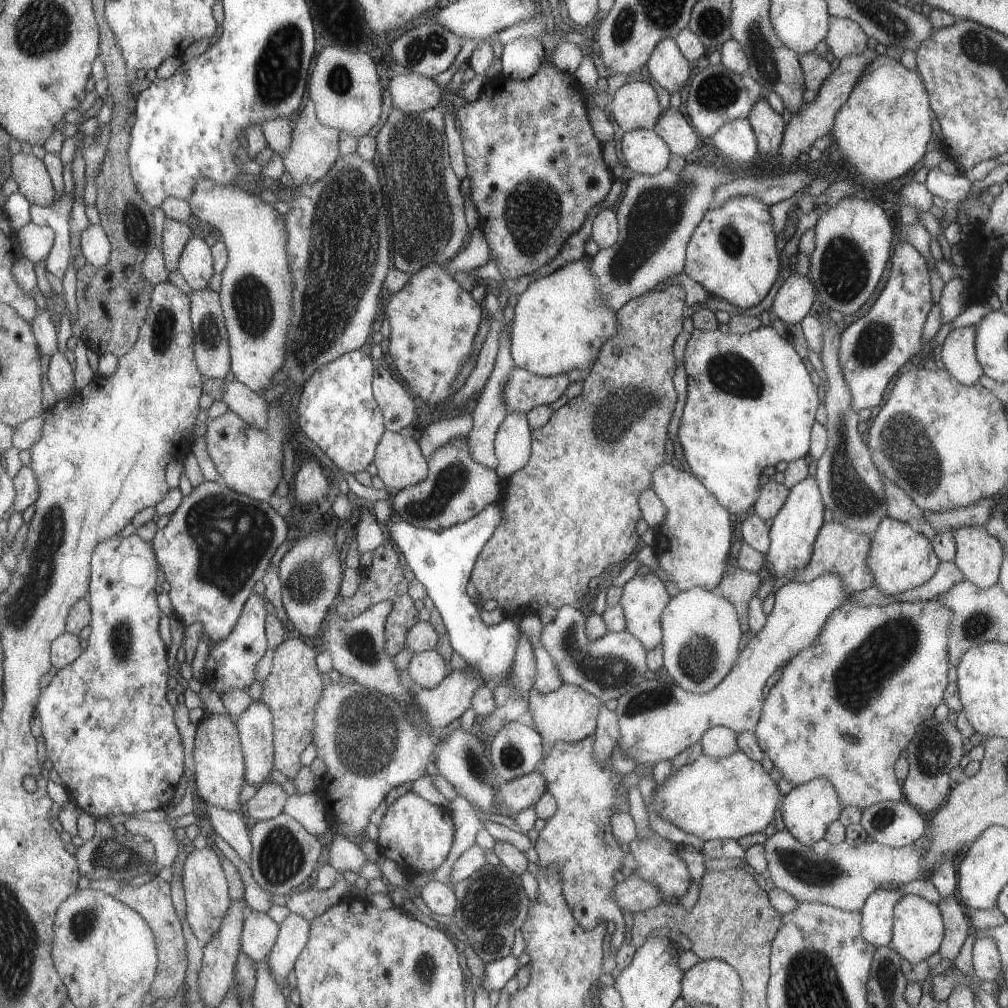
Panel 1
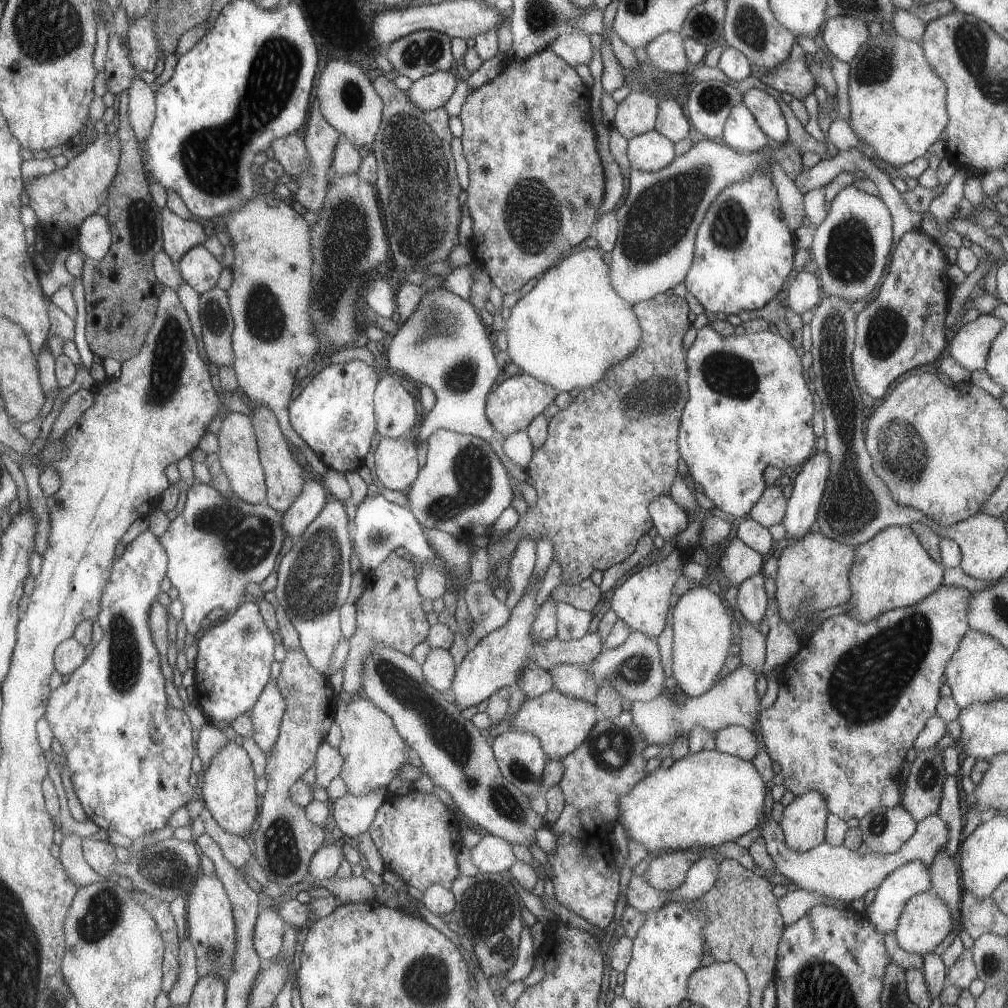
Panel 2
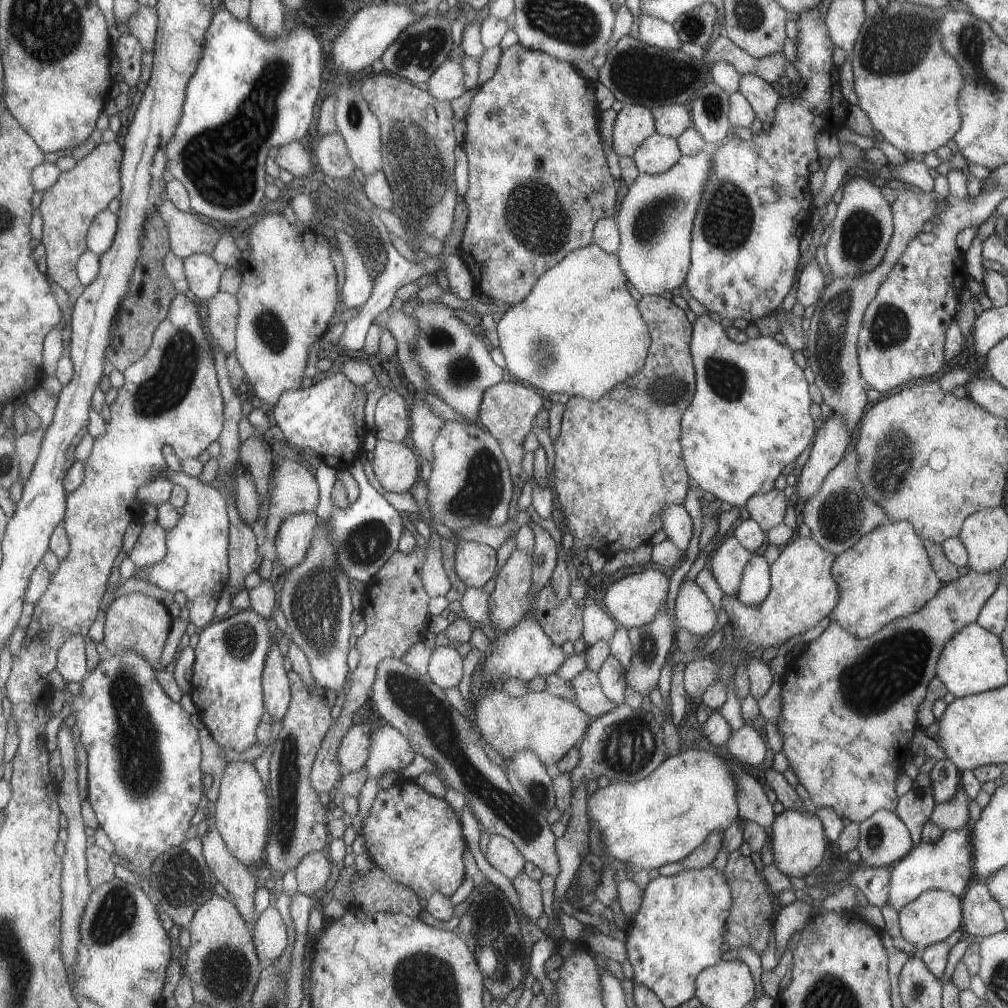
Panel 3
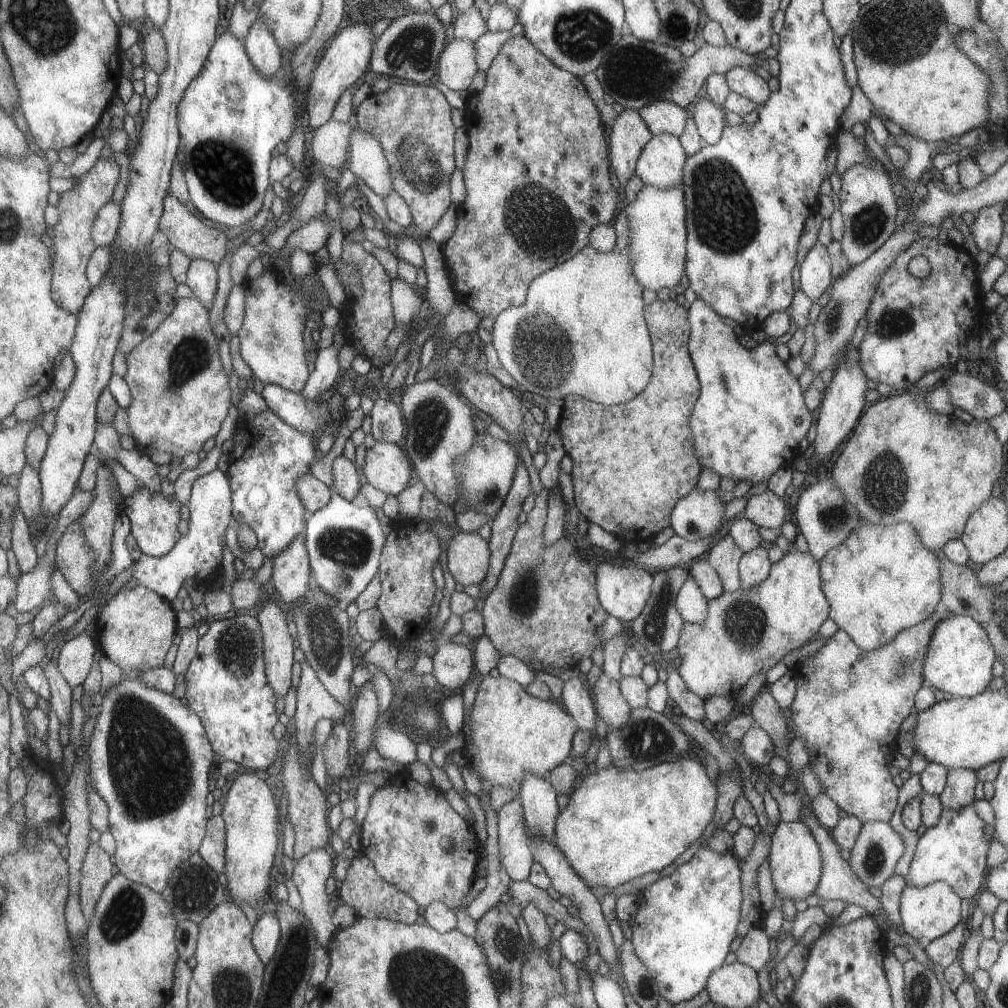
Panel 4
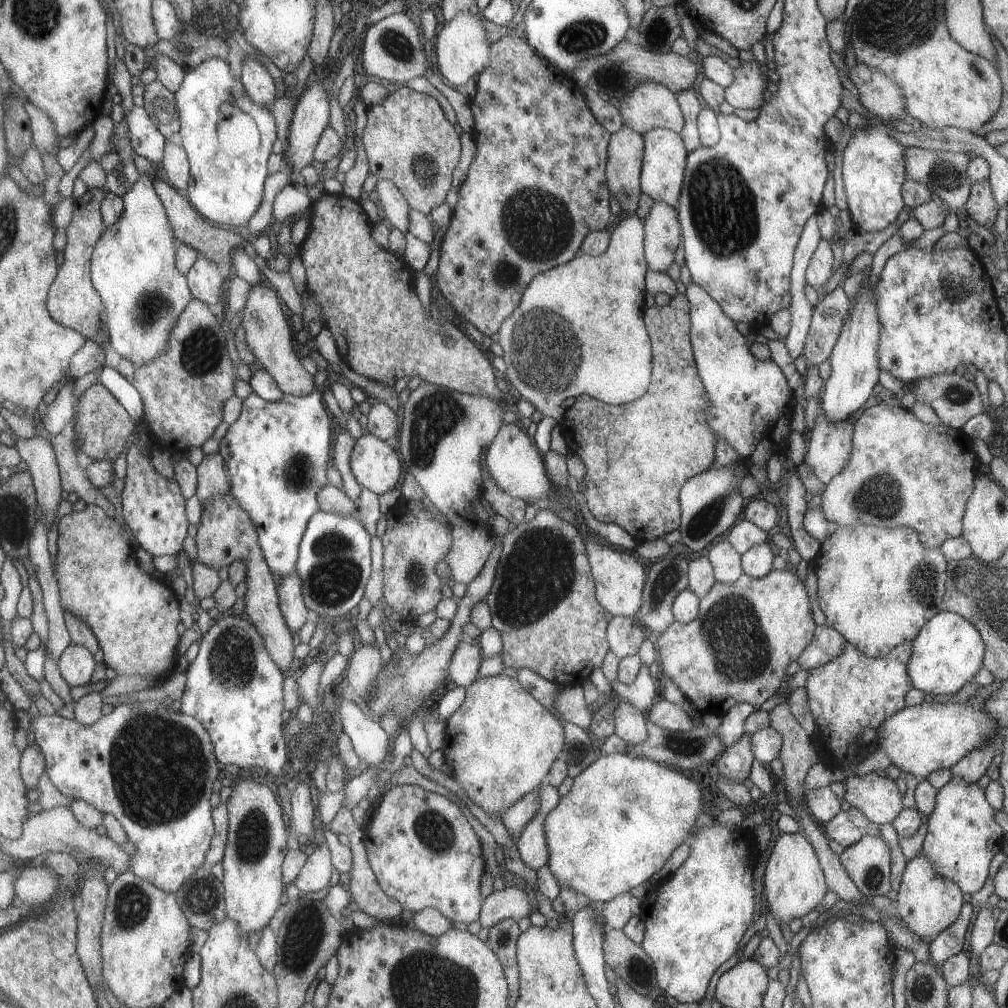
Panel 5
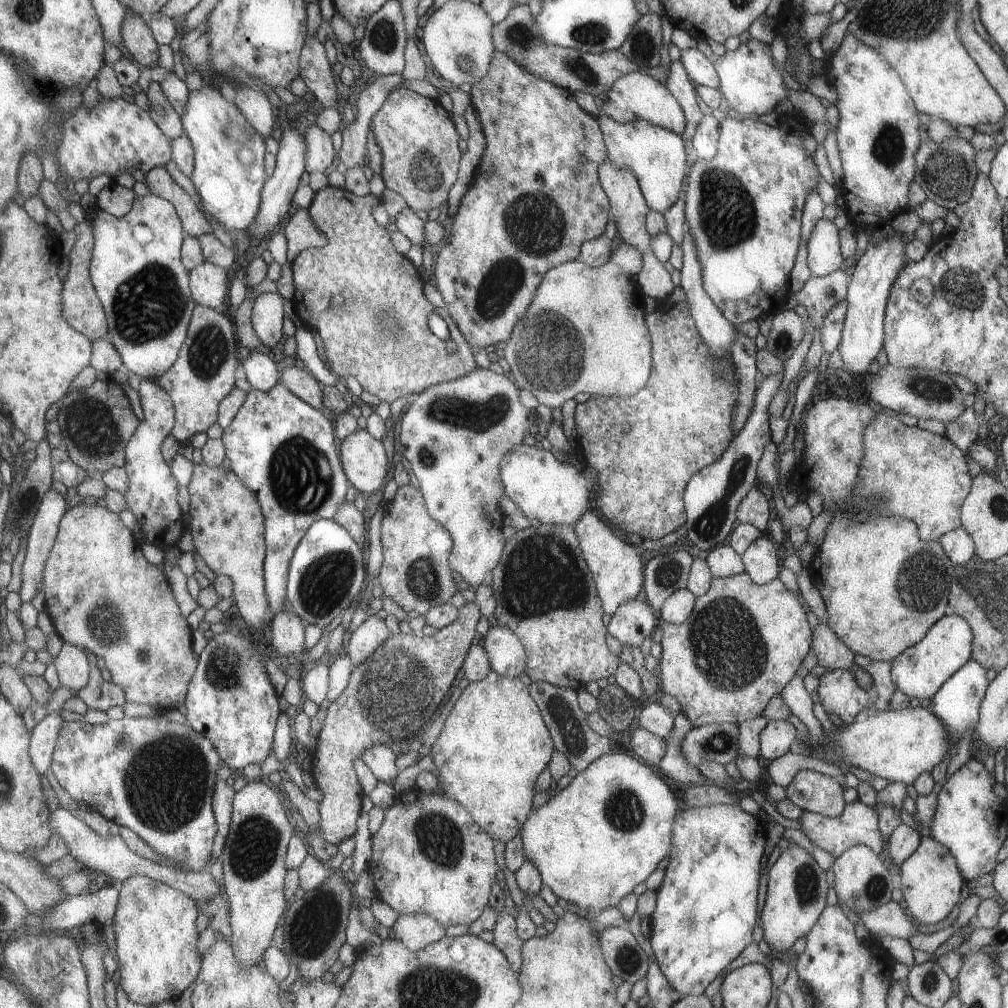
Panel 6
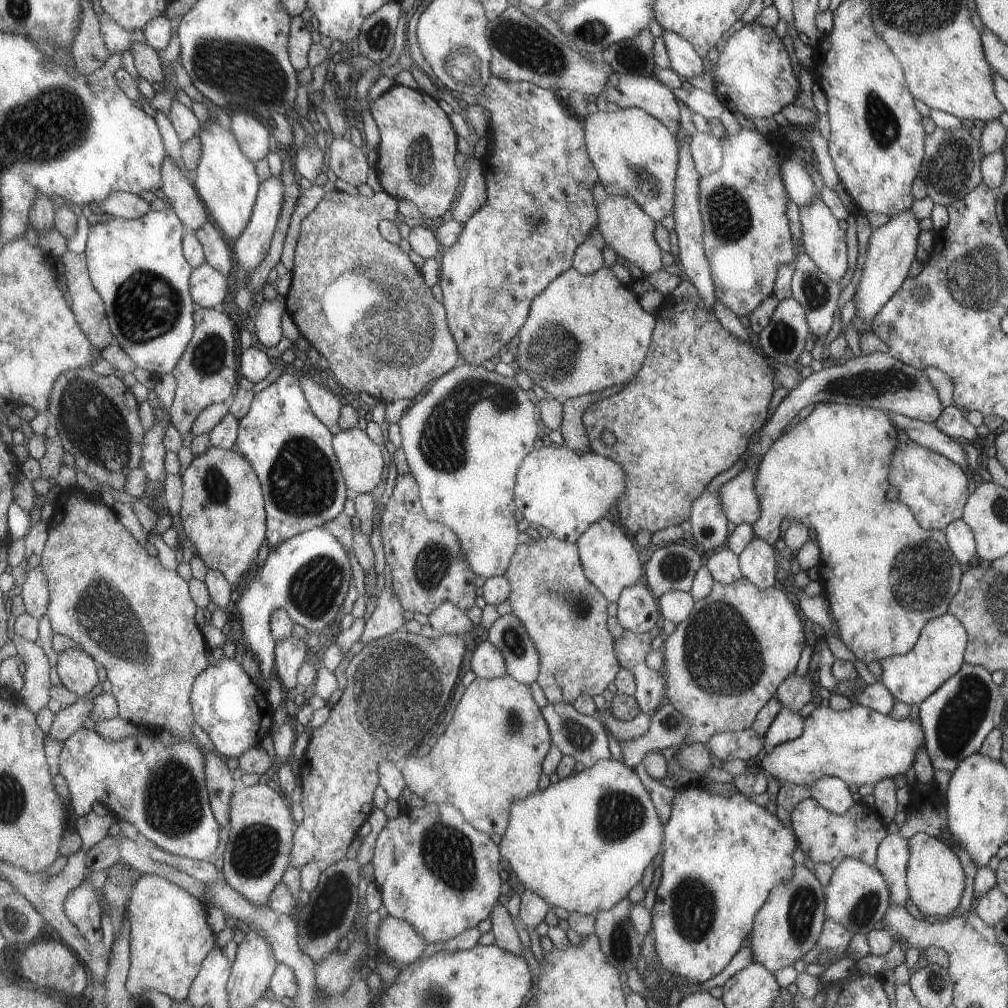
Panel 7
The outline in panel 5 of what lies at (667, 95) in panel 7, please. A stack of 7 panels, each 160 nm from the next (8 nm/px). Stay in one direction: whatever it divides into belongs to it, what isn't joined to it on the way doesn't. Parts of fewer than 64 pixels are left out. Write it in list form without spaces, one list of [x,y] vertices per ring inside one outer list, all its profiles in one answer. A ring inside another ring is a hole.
[[[645,81],[619,100],[622,124],[639,134],[661,127],[679,135],[684,120],[675,95],[662,84]]]

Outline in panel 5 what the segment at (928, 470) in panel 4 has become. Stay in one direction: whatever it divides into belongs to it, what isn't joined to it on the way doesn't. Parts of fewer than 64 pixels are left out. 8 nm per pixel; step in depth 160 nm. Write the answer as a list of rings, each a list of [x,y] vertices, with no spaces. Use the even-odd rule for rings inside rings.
[[[884,401],[861,411],[855,422],[848,462],[826,484],[820,494],[820,507],[824,517],[839,526],[909,527],[917,530],[920,542],[926,548],[935,548],[948,538],[961,534],[964,506],[974,487],[976,460],[971,442],[962,429],[924,424],[909,410]]]

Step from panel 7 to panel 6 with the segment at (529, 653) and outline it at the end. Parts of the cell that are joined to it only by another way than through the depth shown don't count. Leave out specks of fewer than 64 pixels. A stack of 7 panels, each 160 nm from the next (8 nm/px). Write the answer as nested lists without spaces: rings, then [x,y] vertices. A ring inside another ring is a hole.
[[[499,625],[490,628],[484,647],[488,651],[492,671],[501,676],[516,678],[527,670],[527,651],[511,628]]]

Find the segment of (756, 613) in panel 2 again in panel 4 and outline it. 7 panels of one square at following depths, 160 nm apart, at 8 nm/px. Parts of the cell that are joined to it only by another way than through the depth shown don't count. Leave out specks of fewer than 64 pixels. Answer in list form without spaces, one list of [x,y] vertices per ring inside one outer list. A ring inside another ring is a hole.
[[[763,545],[743,553],[738,560],[740,588],[752,589],[759,584],[768,575],[770,565],[767,550]]]

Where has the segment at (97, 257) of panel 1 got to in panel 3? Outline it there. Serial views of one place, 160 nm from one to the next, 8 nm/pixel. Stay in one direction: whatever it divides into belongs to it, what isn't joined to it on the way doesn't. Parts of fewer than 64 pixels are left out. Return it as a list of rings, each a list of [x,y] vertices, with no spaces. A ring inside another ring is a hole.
[[[105,209],[103,212],[100,212],[92,222],[88,234],[89,248],[100,257],[102,254],[105,254],[115,242],[116,234],[119,230],[118,220],[117,212],[111,212],[111,210]]]

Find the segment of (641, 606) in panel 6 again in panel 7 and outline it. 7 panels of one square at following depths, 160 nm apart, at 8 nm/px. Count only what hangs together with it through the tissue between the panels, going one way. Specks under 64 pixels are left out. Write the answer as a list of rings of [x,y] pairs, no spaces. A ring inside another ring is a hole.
[[[638,582],[621,590],[615,617],[624,630],[635,634],[650,631],[661,620],[657,599],[646,585]]]

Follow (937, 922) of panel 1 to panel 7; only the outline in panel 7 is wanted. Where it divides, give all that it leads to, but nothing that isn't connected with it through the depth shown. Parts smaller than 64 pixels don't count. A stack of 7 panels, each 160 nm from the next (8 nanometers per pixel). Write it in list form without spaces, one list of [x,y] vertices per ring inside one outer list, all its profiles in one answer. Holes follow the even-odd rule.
[[[915,833],[907,840],[907,885],[911,902],[923,916],[938,916],[939,920],[951,916],[959,904],[961,892],[965,888],[965,876],[957,856],[937,837],[925,833]]]

